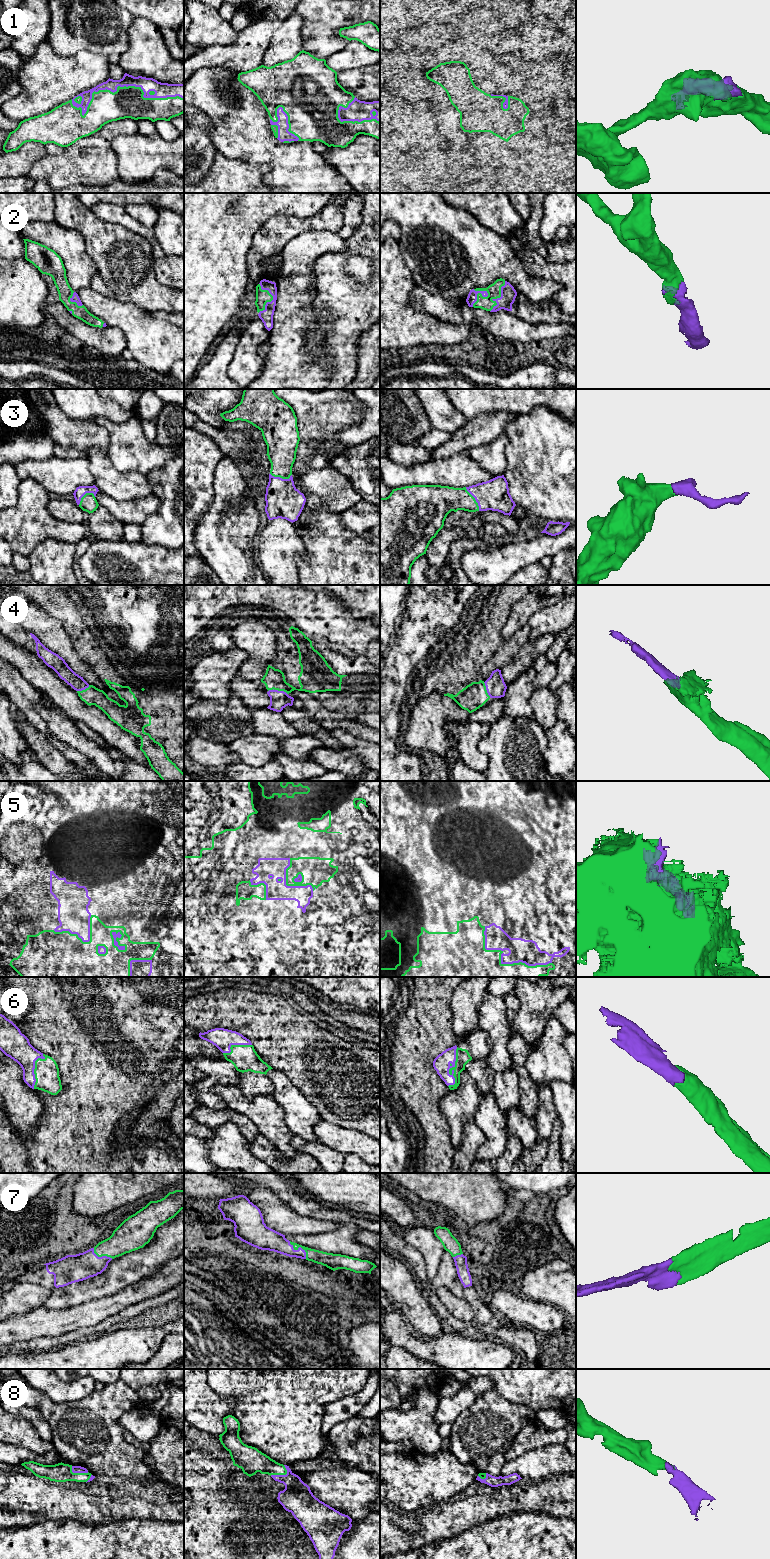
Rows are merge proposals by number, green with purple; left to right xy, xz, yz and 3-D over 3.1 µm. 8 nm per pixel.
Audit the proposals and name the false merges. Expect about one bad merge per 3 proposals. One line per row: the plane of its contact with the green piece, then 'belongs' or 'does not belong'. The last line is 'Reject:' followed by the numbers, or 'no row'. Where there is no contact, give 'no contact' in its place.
1: meets green in xy; belongs
2: meets green in yz; belongs
3: meets green in yz; belongs
4: meets green in xz; belongs
5: meets green in yz; does not belong
6: meets green in yz; belongs
7: meets green in xz; belongs
8: meets green in xz; belongs
Reject: 5

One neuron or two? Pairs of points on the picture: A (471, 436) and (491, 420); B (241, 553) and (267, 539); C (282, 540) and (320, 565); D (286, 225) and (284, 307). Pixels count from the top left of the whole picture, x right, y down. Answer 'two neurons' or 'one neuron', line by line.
A: one neuron
B: two neurons
C: two neurons
D: two neurons

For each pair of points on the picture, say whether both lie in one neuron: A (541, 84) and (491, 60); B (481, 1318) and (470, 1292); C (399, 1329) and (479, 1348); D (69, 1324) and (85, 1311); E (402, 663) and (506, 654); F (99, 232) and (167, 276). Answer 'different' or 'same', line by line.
A: same
B: same
C: same
D: same
E: different
F: different

